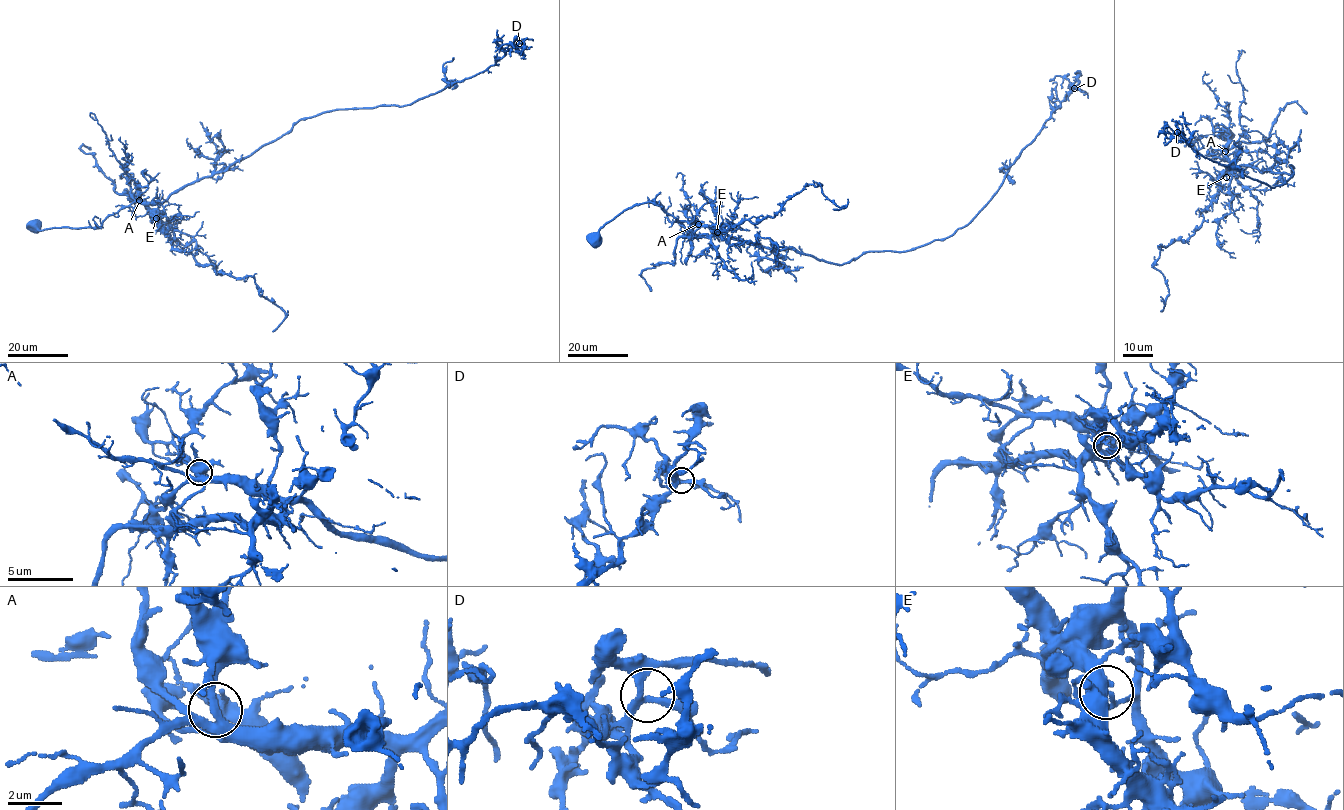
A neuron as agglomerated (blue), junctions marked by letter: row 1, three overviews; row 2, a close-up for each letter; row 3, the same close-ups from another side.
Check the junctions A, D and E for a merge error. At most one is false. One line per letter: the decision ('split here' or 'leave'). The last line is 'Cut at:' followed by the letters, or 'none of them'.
A: leave
D: leave
E: split here
Cut at: E

